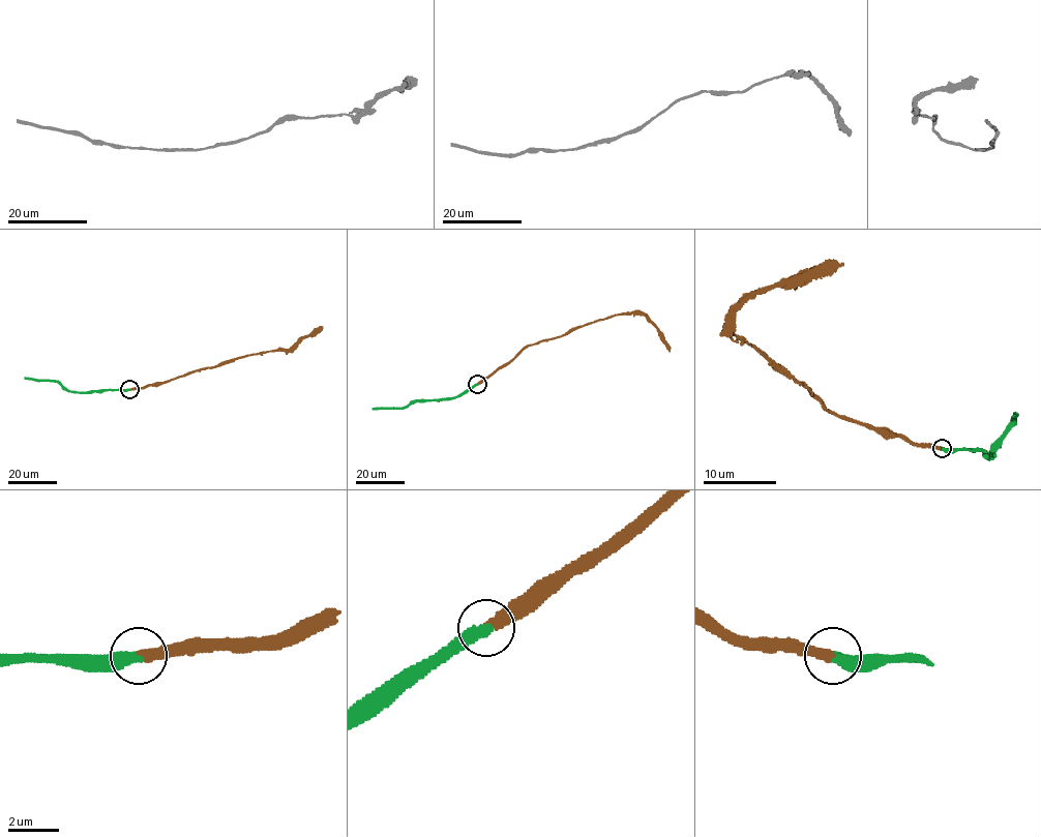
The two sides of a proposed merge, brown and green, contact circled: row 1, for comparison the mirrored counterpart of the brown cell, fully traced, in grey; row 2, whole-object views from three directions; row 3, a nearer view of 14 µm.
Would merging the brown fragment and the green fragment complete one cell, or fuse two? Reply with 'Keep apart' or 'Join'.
Join

